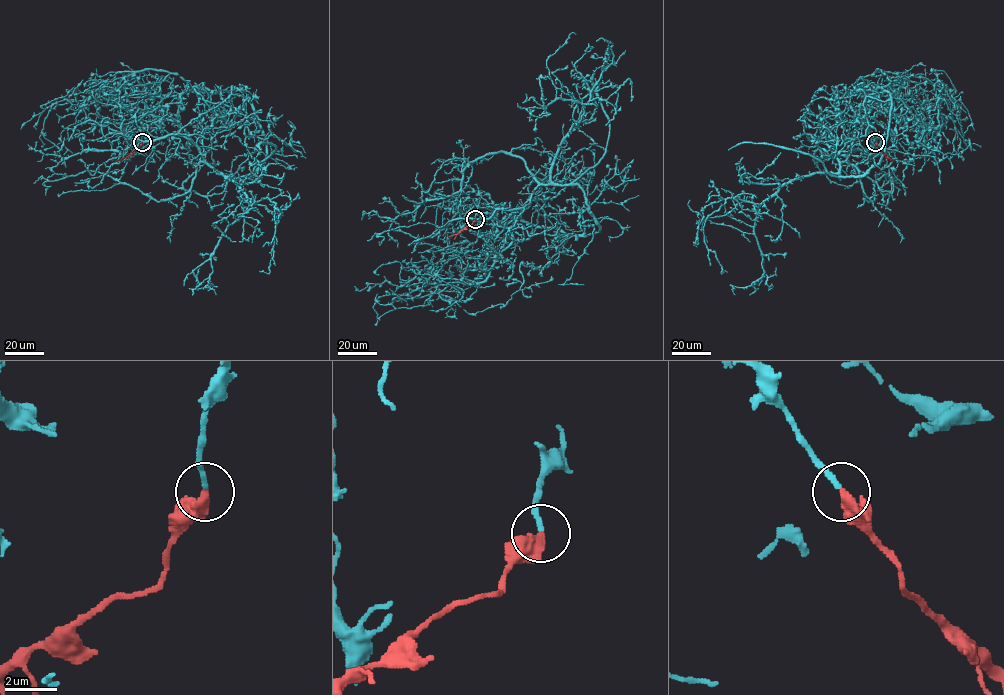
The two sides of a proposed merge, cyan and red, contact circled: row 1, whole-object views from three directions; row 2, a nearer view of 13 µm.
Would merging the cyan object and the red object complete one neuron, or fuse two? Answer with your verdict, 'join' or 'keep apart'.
join

